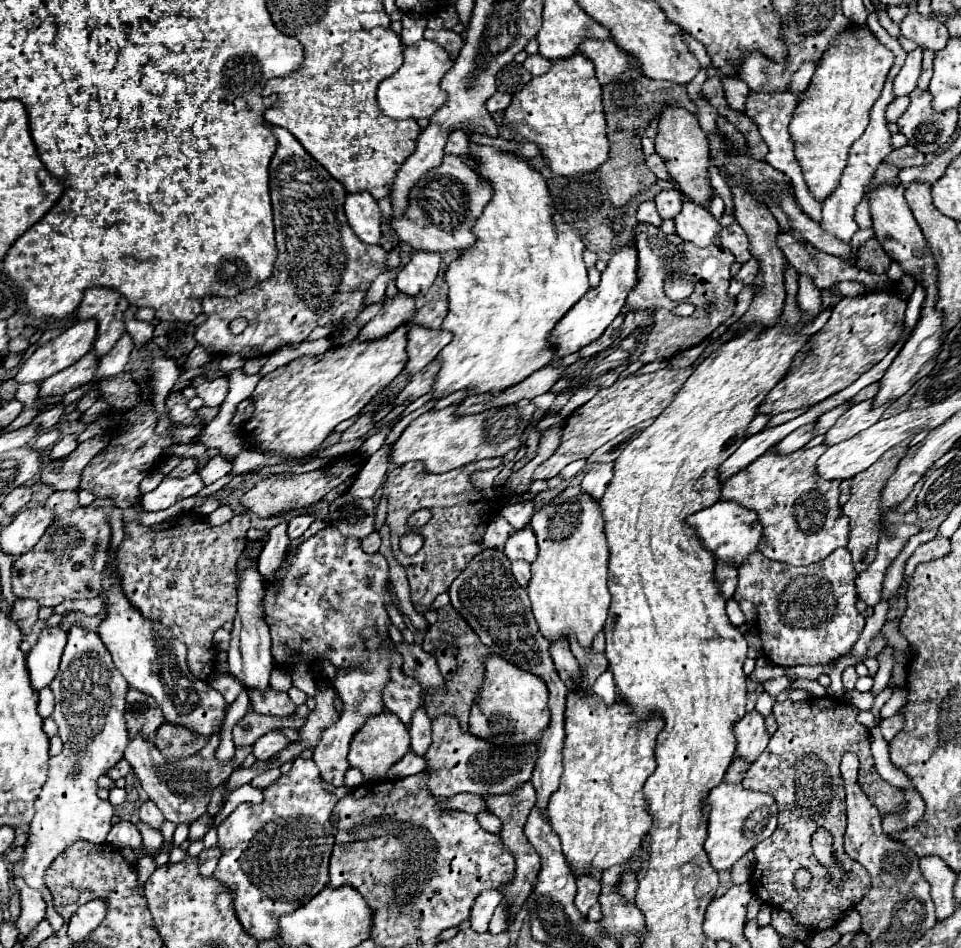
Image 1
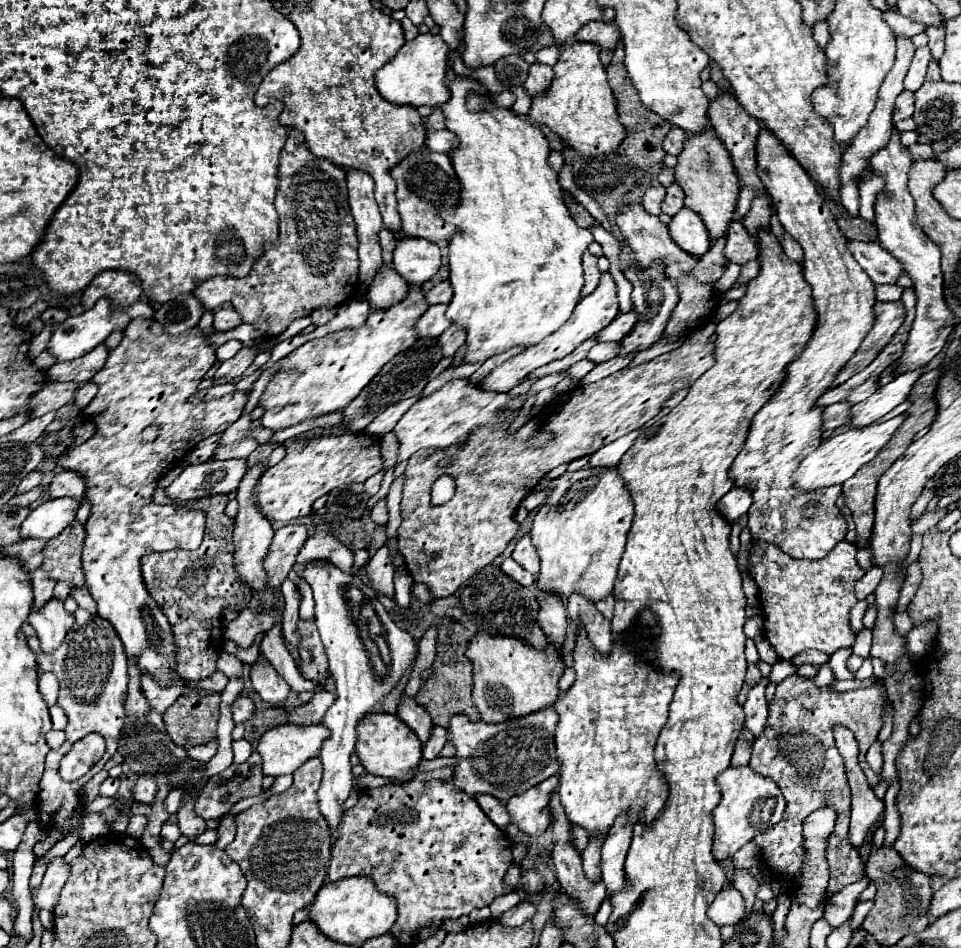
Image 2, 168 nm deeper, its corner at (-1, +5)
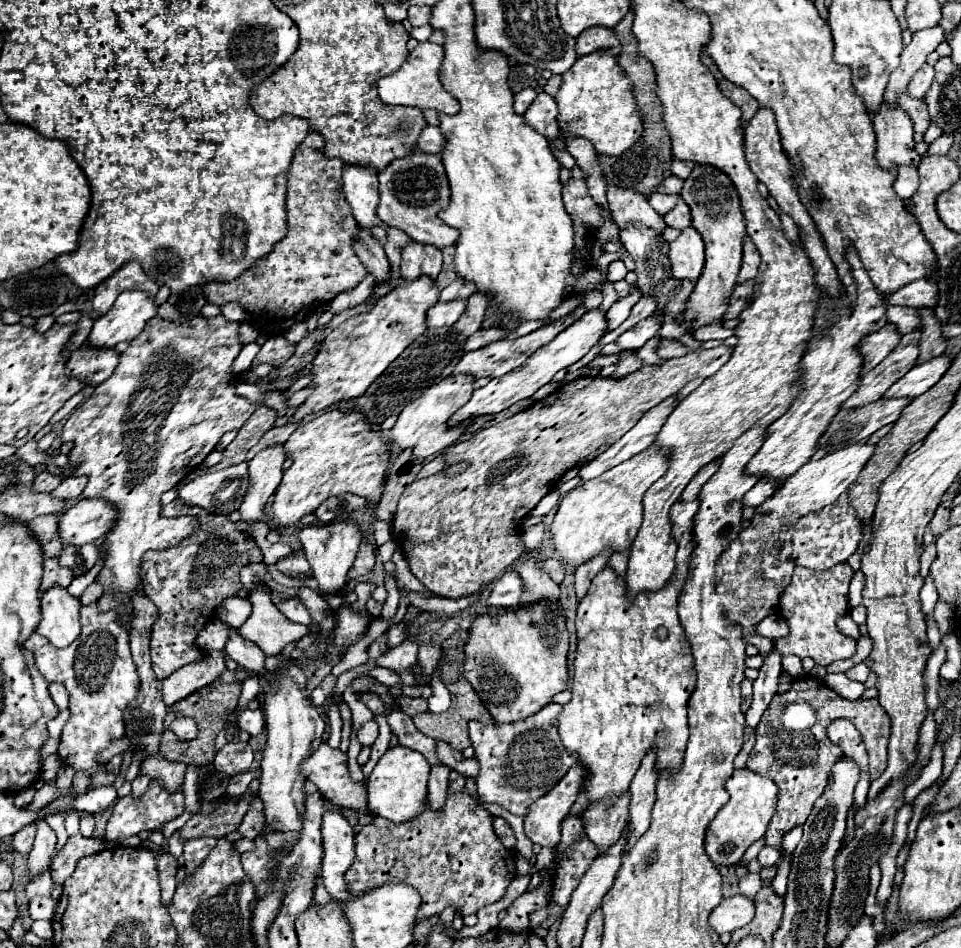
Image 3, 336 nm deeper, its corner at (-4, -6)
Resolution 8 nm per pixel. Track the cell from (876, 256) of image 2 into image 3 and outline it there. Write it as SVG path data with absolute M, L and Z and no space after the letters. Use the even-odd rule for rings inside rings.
M913 280L893 294L885 296L887 304L901 304L901 306L911 306L911 308L933 308L937 302L937 286L929 284L929 280Z

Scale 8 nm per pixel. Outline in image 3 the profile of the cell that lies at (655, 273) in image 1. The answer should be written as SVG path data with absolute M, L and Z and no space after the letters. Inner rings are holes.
M609 186L607 200L609 200L609 210L613 214L613 220L619 228L627 228L629 224L645 224L645 226L653 228L657 234L663 234L665 222L649 206L649 202L643 194L637 194L629 188Z

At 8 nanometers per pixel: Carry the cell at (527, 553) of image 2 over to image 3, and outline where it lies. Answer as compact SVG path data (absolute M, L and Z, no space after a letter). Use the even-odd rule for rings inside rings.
M557 558L543 560L541 568L543 568L543 572L547 572L551 576L553 582L557 582L557 584L563 582L563 578L565 578L565 564L561 564L561 560L557 560Z

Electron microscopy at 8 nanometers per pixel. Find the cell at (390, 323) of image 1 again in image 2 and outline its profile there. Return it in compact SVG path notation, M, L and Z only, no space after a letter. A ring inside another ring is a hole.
M382 265L382 269L378 271L378 277L374 277L366 299L370 301L372 307L378 309L386 309L392 307L394 303L402 301L408 293L408 285L406 281L388 265Z

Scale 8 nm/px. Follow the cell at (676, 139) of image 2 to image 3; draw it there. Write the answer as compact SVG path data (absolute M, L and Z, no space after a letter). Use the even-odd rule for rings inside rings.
M673 160L671 162L671 172L675 174L675 176L679 176L679 178L687 178L689 176L689 172L693 170L693 162L681 162L681 160Z

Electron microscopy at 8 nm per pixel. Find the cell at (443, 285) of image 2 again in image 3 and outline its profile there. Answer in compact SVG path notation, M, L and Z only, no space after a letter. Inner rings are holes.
M455 280L447 288L441 290L439 302L453 302L453 300L467 300L473 294L473 288L469 284L461 284L461 280Z

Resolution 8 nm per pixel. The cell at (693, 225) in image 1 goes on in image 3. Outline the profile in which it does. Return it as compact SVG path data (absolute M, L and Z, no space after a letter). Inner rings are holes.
M683 228L679 238L669 244L669 262L677 280L697 280L705 264L705 244L695 228Z

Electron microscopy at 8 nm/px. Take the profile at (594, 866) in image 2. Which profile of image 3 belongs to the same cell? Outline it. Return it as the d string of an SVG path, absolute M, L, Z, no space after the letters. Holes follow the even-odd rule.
M629 792L617 800L617 804L609 812L601 812L601 808L589 808L589 824L585 826L587 838L597 846L599 854L607 852L621 838L627 820Z

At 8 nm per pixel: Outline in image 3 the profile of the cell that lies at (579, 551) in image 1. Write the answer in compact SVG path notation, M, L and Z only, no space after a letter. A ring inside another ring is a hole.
M651 446L637 456L621 462L619 466L607 470L605 474L589 482L581 482L563 496L549 528L549 538L559 558L571 570L577 570L581 564L589 562L607 548L611 552L625 552L627 548L631 548L643 520L641 498L645 490L665 474L667 456L667 448Z

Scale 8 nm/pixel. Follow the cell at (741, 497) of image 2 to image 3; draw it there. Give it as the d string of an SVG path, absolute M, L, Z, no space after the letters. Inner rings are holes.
M759 480L759 482L743 496L743 506L757 508L757 506L763 504L773 492L775 492L775 488L773 488L773 484L769 484L769 480Z

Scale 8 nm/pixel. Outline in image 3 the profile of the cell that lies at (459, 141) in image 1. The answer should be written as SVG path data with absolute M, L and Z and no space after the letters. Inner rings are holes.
M427 126L425 132L421 132L419 136L419 150L427 152L427 154L441 154L443 148L445 148L447 140L441 132L441 128L433 128L433 126Z

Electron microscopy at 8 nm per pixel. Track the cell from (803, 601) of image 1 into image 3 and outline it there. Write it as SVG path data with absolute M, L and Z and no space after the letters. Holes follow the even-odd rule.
M841 562L829 570L817 572L809 568L797 566L791 582L785 586L779 598L779 612L787 620L789 636L775 640L775 650L781 656L799 656L813 658L819 666L829 666L837 660L847 660L857 650L857 640L845 636L837 628L837 620L849 614L849 582L853 578L853 570L847 562Z

